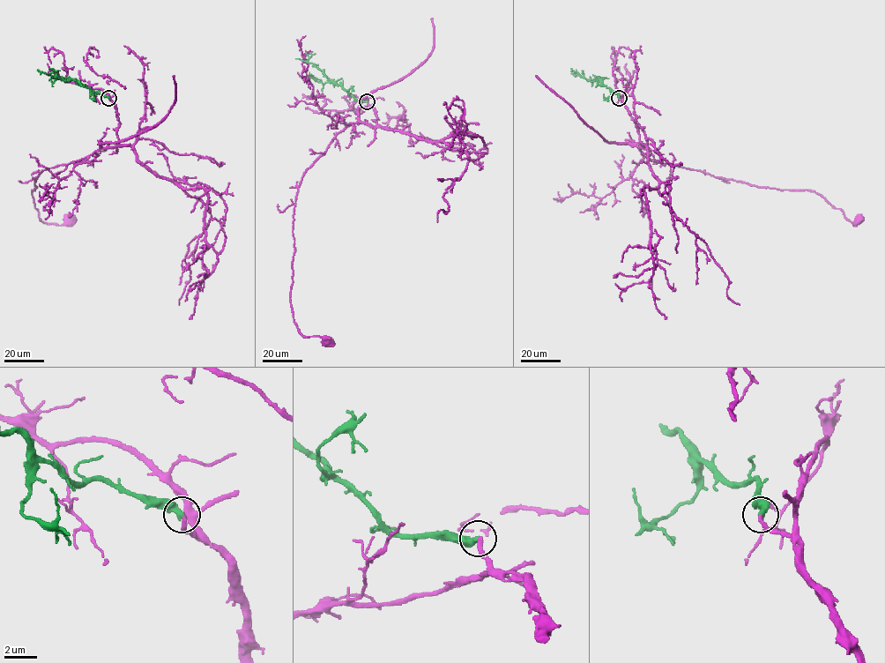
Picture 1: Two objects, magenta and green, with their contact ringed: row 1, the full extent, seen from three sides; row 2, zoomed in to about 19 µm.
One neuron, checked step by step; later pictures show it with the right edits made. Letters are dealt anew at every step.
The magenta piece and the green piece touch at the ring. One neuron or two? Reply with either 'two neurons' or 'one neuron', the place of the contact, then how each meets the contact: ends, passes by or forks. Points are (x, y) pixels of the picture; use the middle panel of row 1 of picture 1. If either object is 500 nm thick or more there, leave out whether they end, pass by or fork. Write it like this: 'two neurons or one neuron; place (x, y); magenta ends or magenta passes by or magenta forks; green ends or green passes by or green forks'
one neuron; place (367, 101); magenta ends; green ends

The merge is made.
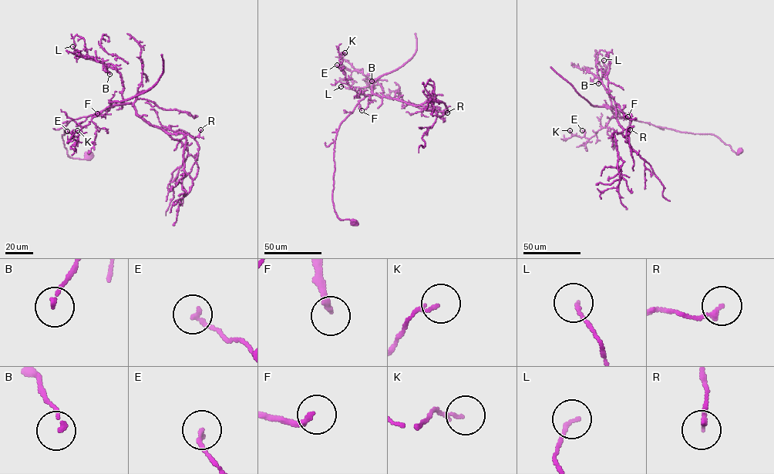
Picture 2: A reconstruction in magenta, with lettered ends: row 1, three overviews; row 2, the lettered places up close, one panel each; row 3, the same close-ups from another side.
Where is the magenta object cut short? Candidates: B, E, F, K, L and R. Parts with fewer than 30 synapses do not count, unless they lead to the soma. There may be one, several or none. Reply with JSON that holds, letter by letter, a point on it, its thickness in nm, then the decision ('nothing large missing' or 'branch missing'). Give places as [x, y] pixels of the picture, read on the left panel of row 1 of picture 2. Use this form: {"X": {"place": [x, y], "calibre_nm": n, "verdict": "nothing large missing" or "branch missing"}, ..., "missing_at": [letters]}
{"B": {"place": [109, 74], "calibre_nm": 150, "verdict": "nothing large missing"}, "E": {"place": [67, 131], "calibre_nm": 160, "verdict": "nothing large missing"}, "F": {"place": [97, 113], "calibre_nm": 220, "verdict": "branch missing"}, "K": {"place": [77, 130], "calibre_nm": 120, "verdict": "nothing large missing"}, "L": {"place": [72, 46], "calibre_nm": 150, "verdict": "nothing large missing"}, "R": {"place": [200, 129], "calibre_nm": 180, "verdict": "nothing large missing"}, "missing_at": ["F"]}

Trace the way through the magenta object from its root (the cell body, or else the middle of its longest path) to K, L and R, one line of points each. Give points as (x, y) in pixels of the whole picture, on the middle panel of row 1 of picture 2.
K: (353, 223), (338, 216), (332, 197), (337, 132), (340, 124), (365, 96), (348, 83), (339, 60), (344, 52)
L: (353, 223), (338, 216), (332, 201), (337, 132), (360, 100), (381, 96), (383, 90), (378, 84), (341, 86)
R: (353, 223), (340, 220), (334, 211), (334, 148), (340, 124), (358, 102), (375, 94), (447, 112)

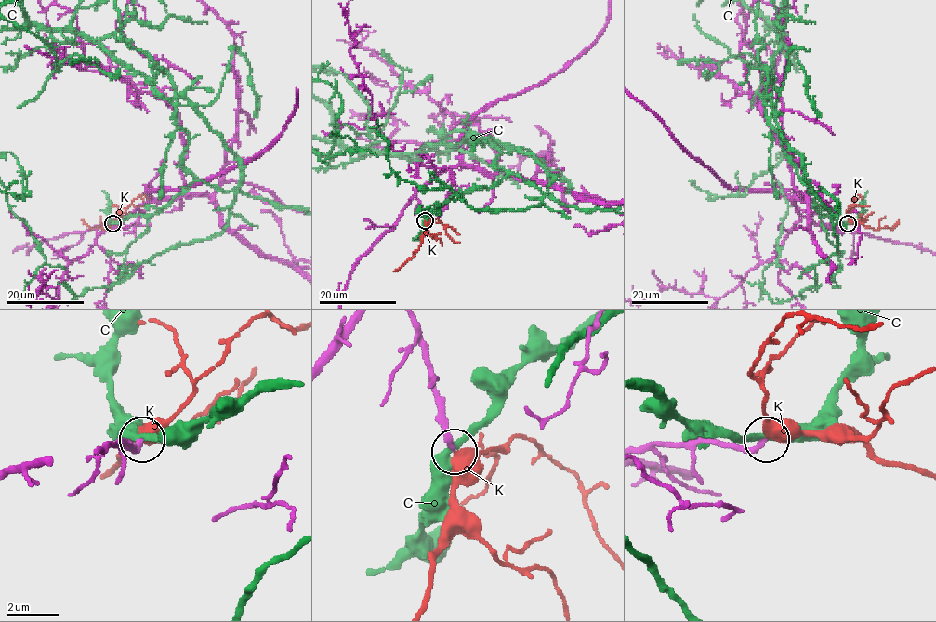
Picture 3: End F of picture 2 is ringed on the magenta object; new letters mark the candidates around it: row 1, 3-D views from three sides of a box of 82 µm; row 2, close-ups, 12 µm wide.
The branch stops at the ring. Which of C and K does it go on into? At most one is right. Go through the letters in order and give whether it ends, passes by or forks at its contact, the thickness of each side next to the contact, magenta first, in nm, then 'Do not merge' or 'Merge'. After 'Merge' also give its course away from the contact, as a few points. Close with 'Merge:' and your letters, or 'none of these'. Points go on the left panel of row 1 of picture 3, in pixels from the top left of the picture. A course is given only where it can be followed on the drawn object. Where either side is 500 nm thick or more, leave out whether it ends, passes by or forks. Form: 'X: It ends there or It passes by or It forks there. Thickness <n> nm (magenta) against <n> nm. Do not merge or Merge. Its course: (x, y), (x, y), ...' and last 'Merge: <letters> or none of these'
C: It passes by. Thickness 260 nm (magenta) against 320 nm. Do not merge
K: It passes by. Thickness 240 nm (magenta) against 400 nm. Merge. Its course: (112, 223), (107, 229), (90, 228), (81, 220)
Merge: K

